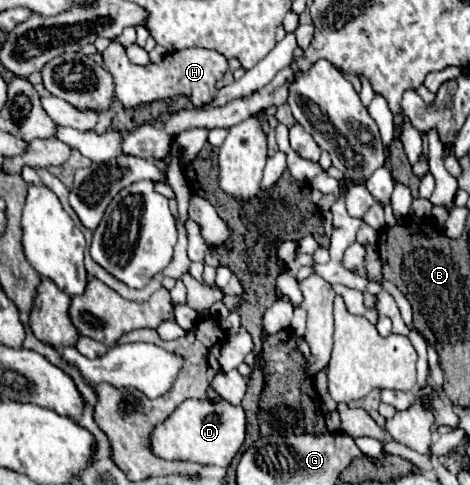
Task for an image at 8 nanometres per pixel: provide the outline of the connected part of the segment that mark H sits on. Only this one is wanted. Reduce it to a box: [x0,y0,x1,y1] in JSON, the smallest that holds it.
[102,43,228,109]

